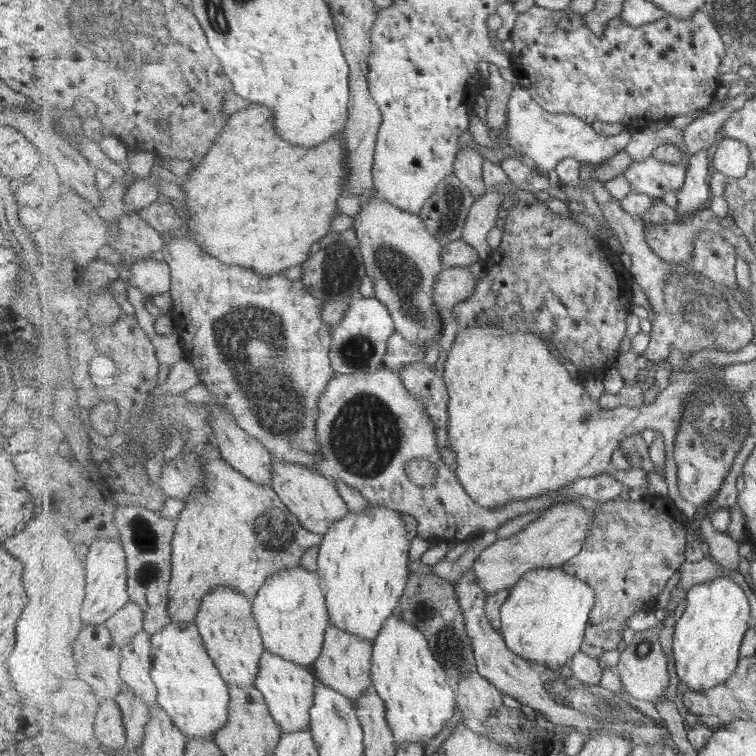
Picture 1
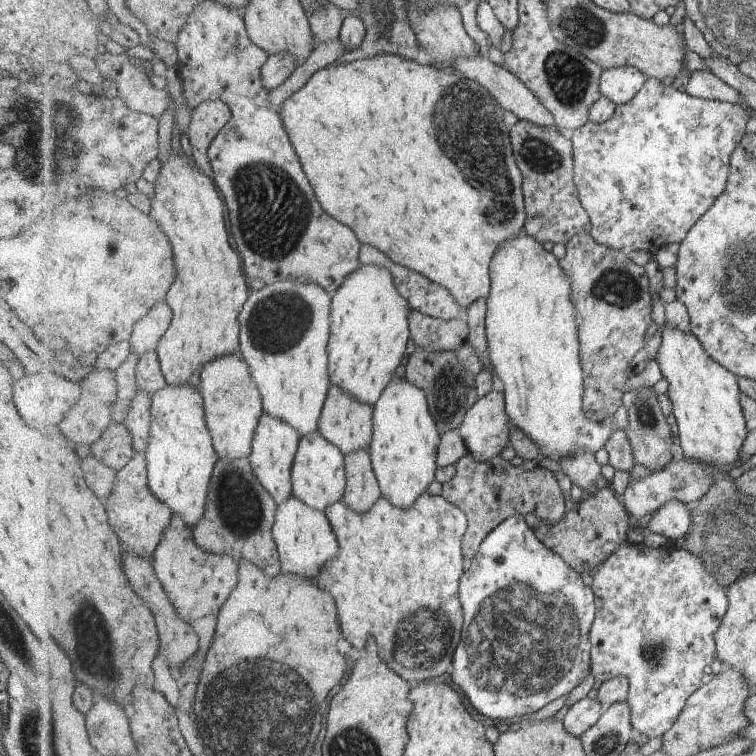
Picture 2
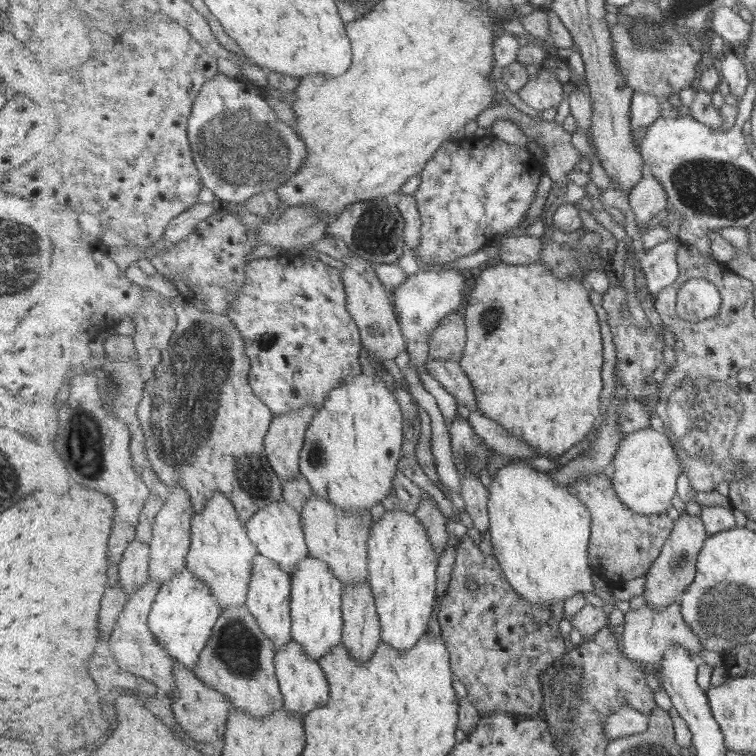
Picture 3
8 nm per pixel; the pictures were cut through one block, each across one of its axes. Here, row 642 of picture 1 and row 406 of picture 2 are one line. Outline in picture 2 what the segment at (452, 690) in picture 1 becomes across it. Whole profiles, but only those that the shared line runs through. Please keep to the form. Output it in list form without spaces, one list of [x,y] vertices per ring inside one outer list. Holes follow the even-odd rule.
[[[395,376],[374,406],[374,436],[369,448],[382,497],[399,508],[411,508],[435,481],[441,442],[425,392],[405,377]]]

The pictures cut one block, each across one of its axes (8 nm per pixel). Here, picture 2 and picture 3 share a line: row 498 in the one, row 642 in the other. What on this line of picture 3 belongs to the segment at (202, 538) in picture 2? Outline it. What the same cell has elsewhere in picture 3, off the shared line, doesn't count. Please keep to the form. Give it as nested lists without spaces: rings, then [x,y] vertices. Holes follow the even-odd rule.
[[[247,604],[229,607],[220,614],[213,636],[201,652],[194,671],[209,686],[215,686],[217,691],[226,694],[233,706],[245,708],[247,712],[263,718],[284,706],[284,694],[276,675],[276,651],[273,640],[262,631]]]

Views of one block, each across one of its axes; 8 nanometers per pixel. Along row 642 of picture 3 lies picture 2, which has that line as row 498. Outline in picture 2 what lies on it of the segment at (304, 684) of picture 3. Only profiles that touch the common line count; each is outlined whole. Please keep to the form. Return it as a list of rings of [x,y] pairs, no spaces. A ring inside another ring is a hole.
[[[292,496],[283,506],[277,507],[276,523],[272,532],[284,573],[305,574],[305,576],[315,578],[321,572],[321,568],[329,560],[333,560],[335,554],[339,552],[337,536],[326,512],[319,512],[316,508],[311,508],[295,496]]]

